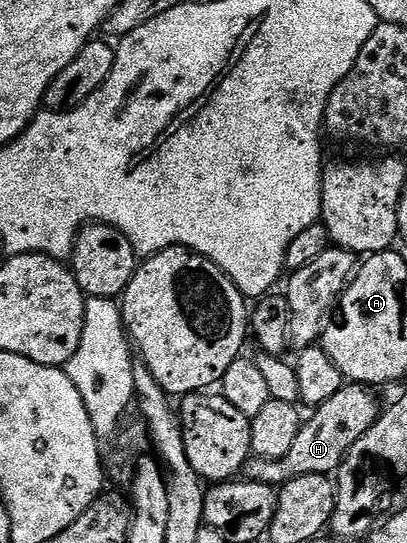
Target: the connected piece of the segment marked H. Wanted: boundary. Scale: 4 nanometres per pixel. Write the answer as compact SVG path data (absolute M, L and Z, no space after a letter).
M345 384L340 391L326 404L315 407L312 414L307 415L306 421L301 425L297 438L281 458L258 458L251 457L242 471L243 477L249 482L264 482L270 487L279 488L285 482L294 480L298 476L310 476L311 474L335 475L336 471L344 462L344 457L370 432L370 428L382 413L382 405L376 399L375 389L359 384Z

